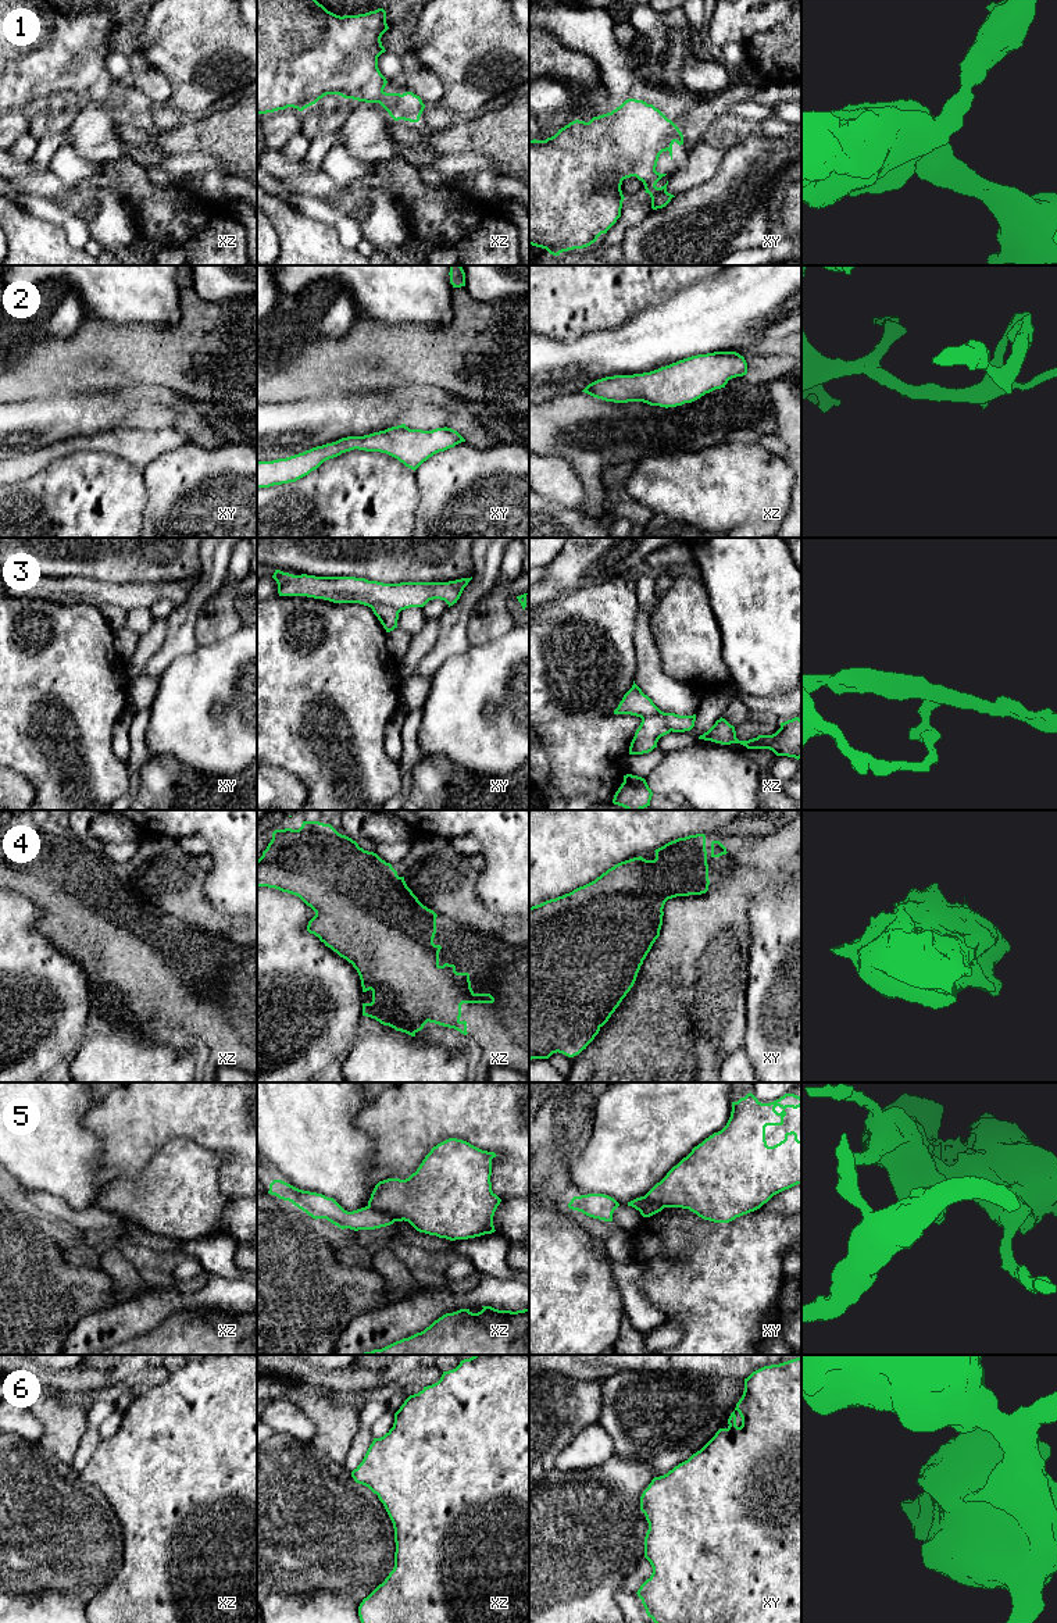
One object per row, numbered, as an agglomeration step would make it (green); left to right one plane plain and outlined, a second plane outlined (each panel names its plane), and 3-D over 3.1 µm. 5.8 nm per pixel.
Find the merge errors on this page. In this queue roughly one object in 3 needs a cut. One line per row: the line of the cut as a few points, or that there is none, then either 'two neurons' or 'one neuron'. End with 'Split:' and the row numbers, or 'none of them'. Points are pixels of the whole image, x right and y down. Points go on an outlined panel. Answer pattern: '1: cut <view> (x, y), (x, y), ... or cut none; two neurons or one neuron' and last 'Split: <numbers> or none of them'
1: cut none; one neuron
2: cut none; one neuron
3: cut xz (642, 719), (661, 716), (671, 730); two neurons
4: cut none; one neuron
5: cut xz (368, 1205), (386, 1212), (396, 1220); two neurons
6: cut none; one neuron
Split: 3, 5

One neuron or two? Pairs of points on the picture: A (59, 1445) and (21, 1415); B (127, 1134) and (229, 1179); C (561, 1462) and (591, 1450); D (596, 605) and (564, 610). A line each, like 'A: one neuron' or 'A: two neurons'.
A: two neurons
B: one neuron
C: one neuron
D: one neuron

